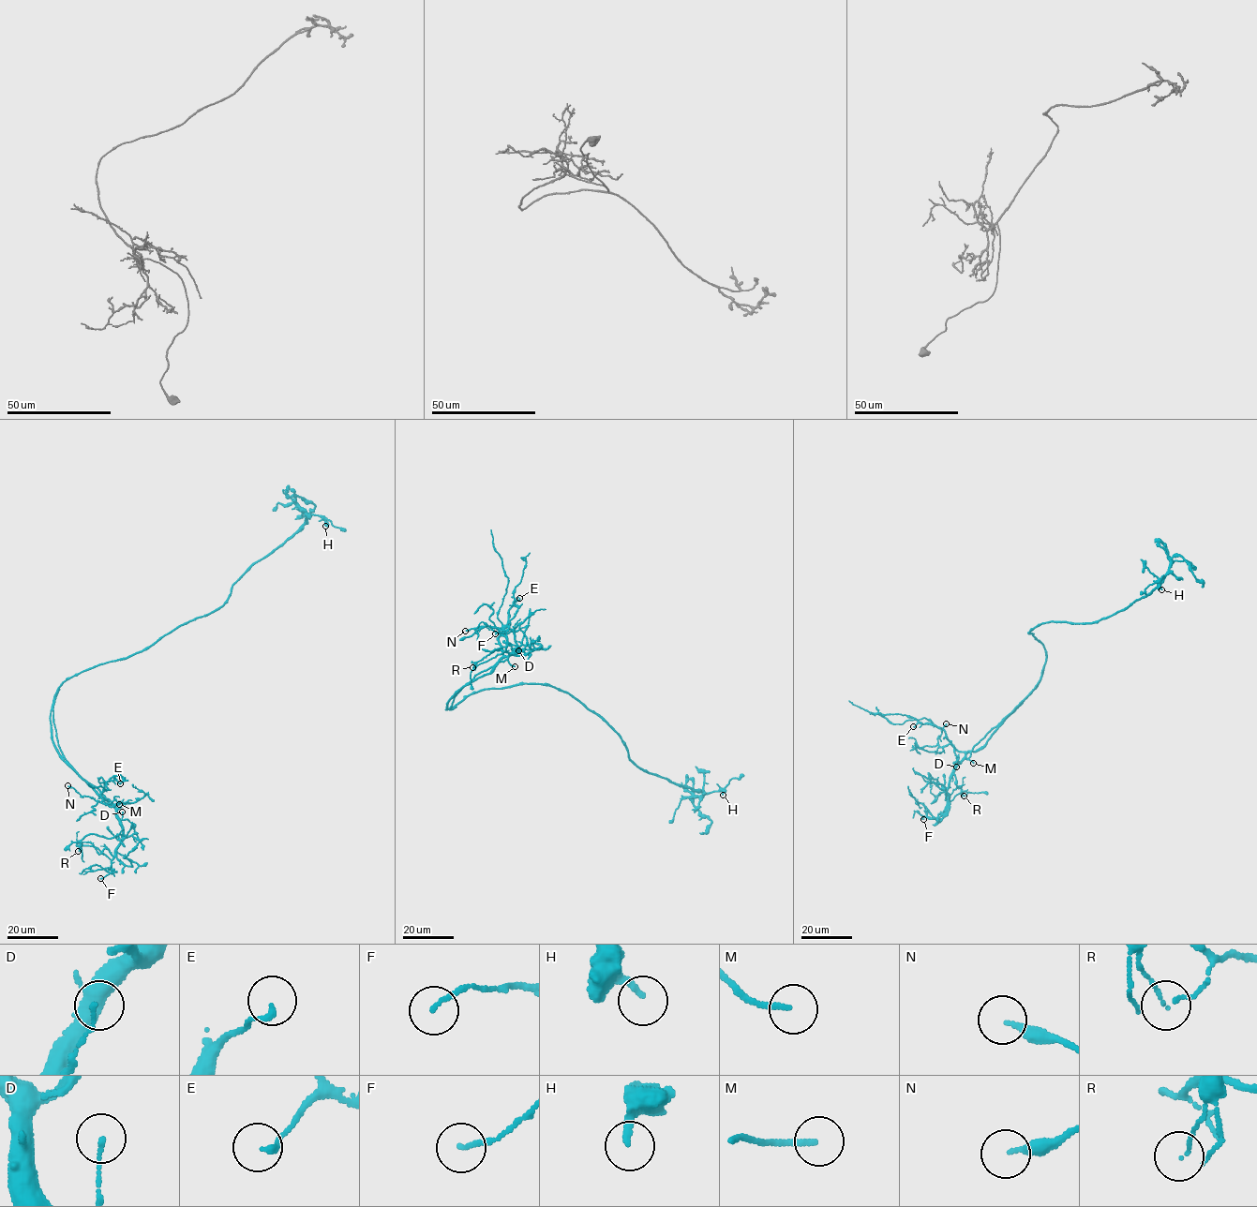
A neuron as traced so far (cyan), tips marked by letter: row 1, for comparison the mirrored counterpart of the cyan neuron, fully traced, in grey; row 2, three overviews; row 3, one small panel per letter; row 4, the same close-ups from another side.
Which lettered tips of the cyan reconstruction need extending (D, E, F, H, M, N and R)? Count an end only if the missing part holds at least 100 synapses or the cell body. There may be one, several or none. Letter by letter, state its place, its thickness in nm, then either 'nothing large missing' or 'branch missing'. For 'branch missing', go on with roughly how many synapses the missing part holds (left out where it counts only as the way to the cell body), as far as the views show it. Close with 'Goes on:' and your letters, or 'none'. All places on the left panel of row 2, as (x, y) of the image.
D: at (122, 812); 110 nm thick; nothing large missing
E: at (120, 783); 170 nm thick; nothing large missing
F: at (100, 878); 120 nm thick; nothing large missing
H: at (325, 526); 190 nm thick; nothing large missing
M: at (119, 804); 170 nm thick; branch missing
N: at (67, 785); 240 nm thick; nothing large missing
R: at (78, 851); 70 nm thick; nothing large missing
Goes on: M

